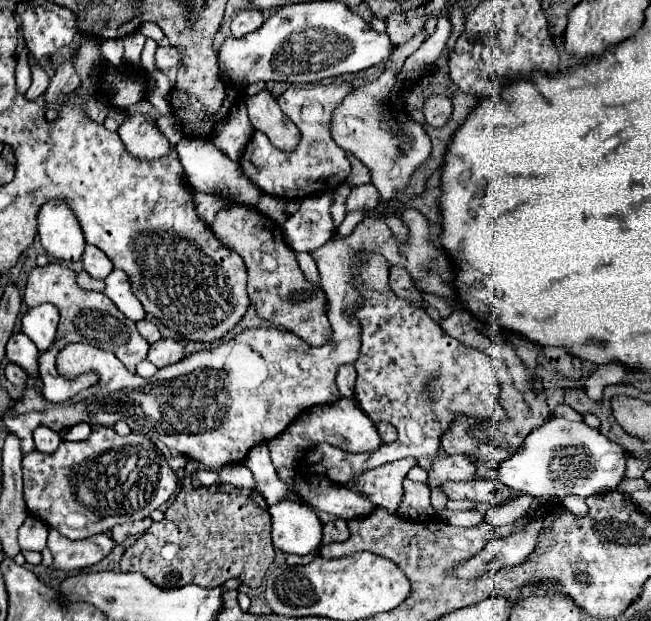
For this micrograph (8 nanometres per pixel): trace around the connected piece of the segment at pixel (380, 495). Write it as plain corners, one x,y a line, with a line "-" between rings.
403,458
403,460
389,462
381,468
371,468
369,472
363,472
361,476
353,478
355,490
361,496
369,498
375,506
395,512
397,504
403,498
401,482
415,464
417,464
417,460

